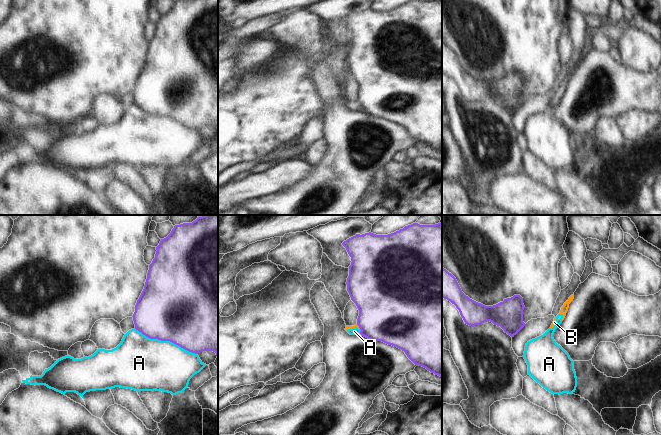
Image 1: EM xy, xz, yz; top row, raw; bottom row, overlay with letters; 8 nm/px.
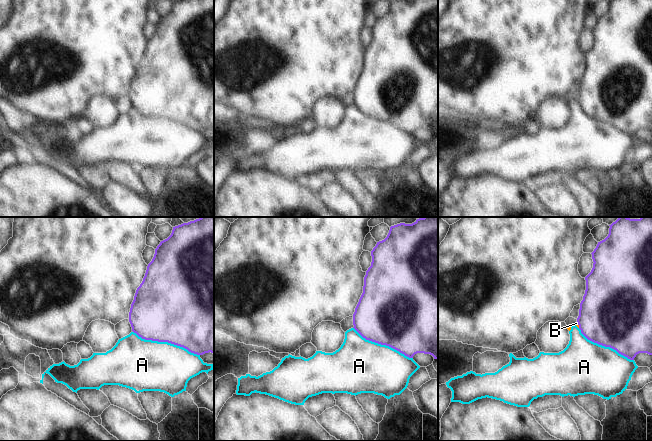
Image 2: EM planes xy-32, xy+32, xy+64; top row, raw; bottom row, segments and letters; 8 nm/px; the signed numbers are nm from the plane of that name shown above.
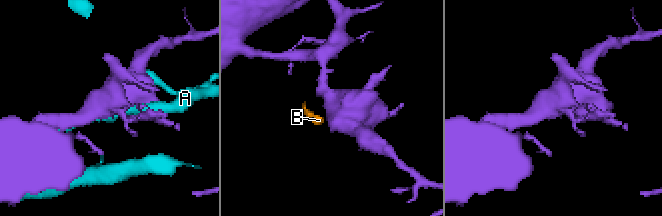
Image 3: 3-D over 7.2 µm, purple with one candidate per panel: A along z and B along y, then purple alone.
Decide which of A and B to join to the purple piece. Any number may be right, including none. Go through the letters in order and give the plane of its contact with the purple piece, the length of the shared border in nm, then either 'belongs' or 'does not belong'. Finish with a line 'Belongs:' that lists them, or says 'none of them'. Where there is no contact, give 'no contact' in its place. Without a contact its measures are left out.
A: meets purple in xy; contact 550 nm long; does not belong
B: meets purple in xz; contact 40 nm long; does not belong
Belongs: none of them

